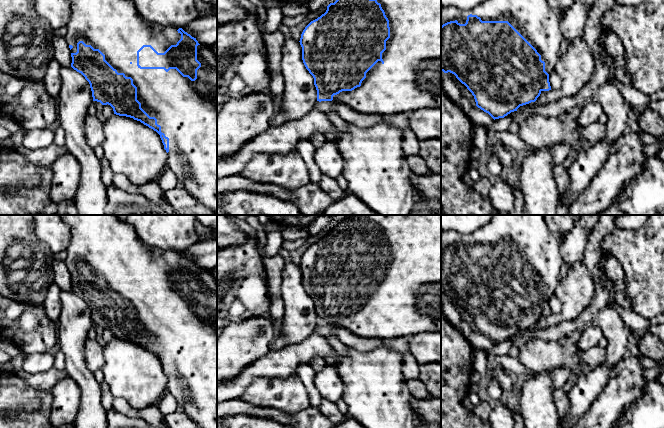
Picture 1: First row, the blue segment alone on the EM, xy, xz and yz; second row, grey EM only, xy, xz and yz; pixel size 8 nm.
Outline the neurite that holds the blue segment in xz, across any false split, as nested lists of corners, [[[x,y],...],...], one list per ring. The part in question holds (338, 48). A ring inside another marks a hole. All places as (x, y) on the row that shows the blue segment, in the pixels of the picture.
[[[336,0],[327,10],[311,21],[300,38],[302,60],[314,78],[317,101],[336,101],[359,113],[393,115],[426,108],[441,108],[441,0]]]

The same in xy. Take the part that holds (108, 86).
[[[67,0],[71,7],[70,19],[66,25],[65,40],[71,50],[71,67],[81,73],[89,82],[93,101],[110,105],[114,114],[140,121],[156,131],[168,153],[167,166],[176,176],[179,184],[197,201],[217,215],[217,56],[211,47],[200,45],[196,38],[182,28],[172,25],[161,26],[144,19],[131,0]]]

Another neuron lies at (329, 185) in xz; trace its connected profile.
[[[322,174],[320,179],[320,187],[325,191],[334,201],[342,198],[343,191],[339,187],[336,179]]]

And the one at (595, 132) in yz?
[[[593,122],[587,126],[581,126],[580,135],[584,141],[588,142],[590,145],[595,145],[605,138],[605,124]]]

